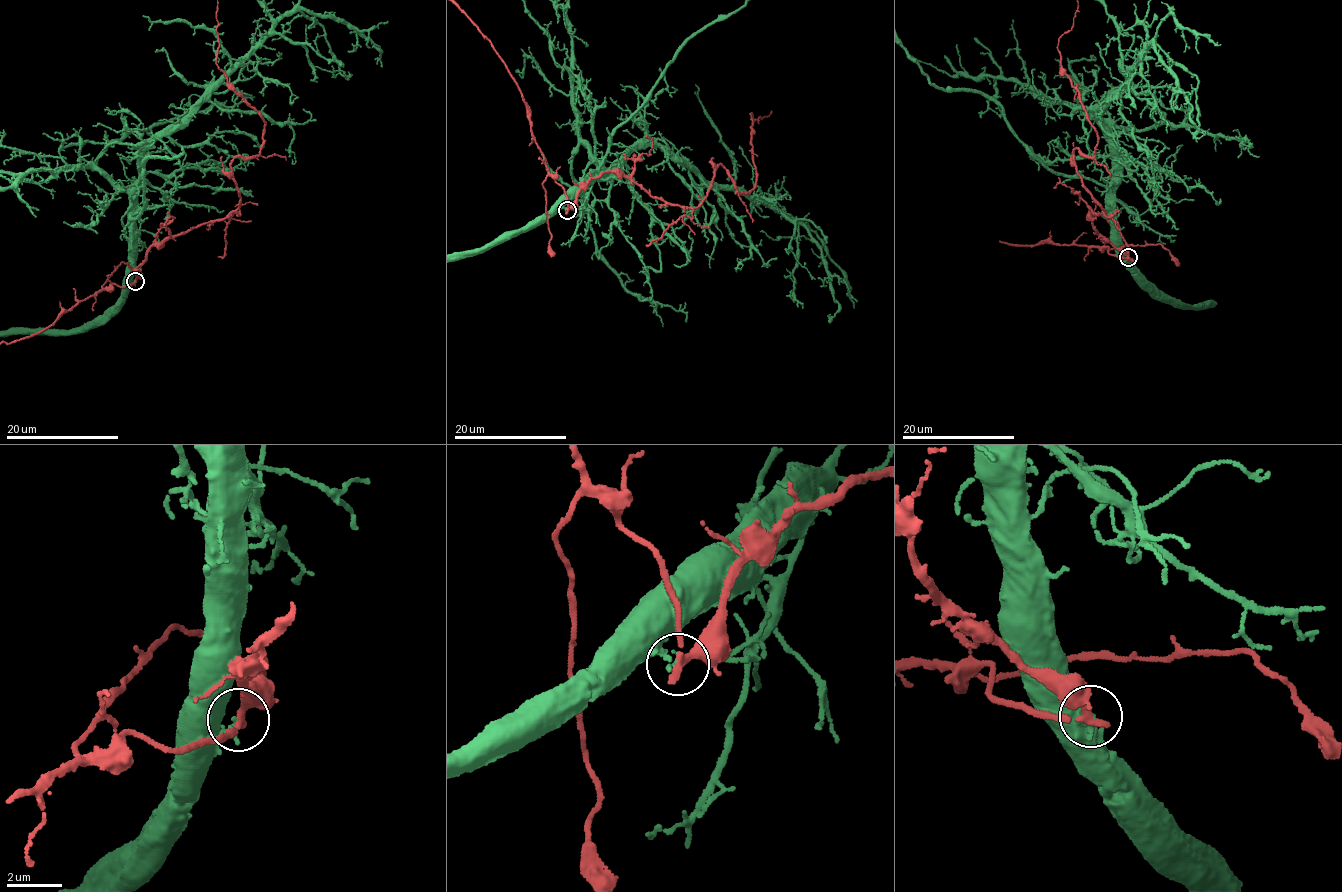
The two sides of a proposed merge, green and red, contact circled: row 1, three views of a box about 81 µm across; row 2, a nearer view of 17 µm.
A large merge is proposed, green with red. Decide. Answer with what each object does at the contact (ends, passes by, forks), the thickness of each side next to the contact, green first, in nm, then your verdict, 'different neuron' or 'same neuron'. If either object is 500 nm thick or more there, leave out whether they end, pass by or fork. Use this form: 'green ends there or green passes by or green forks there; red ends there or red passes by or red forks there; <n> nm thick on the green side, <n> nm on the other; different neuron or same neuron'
green ends there; red passes by; 140 nm thick on the green side, 280 nm on the other; different neuron

